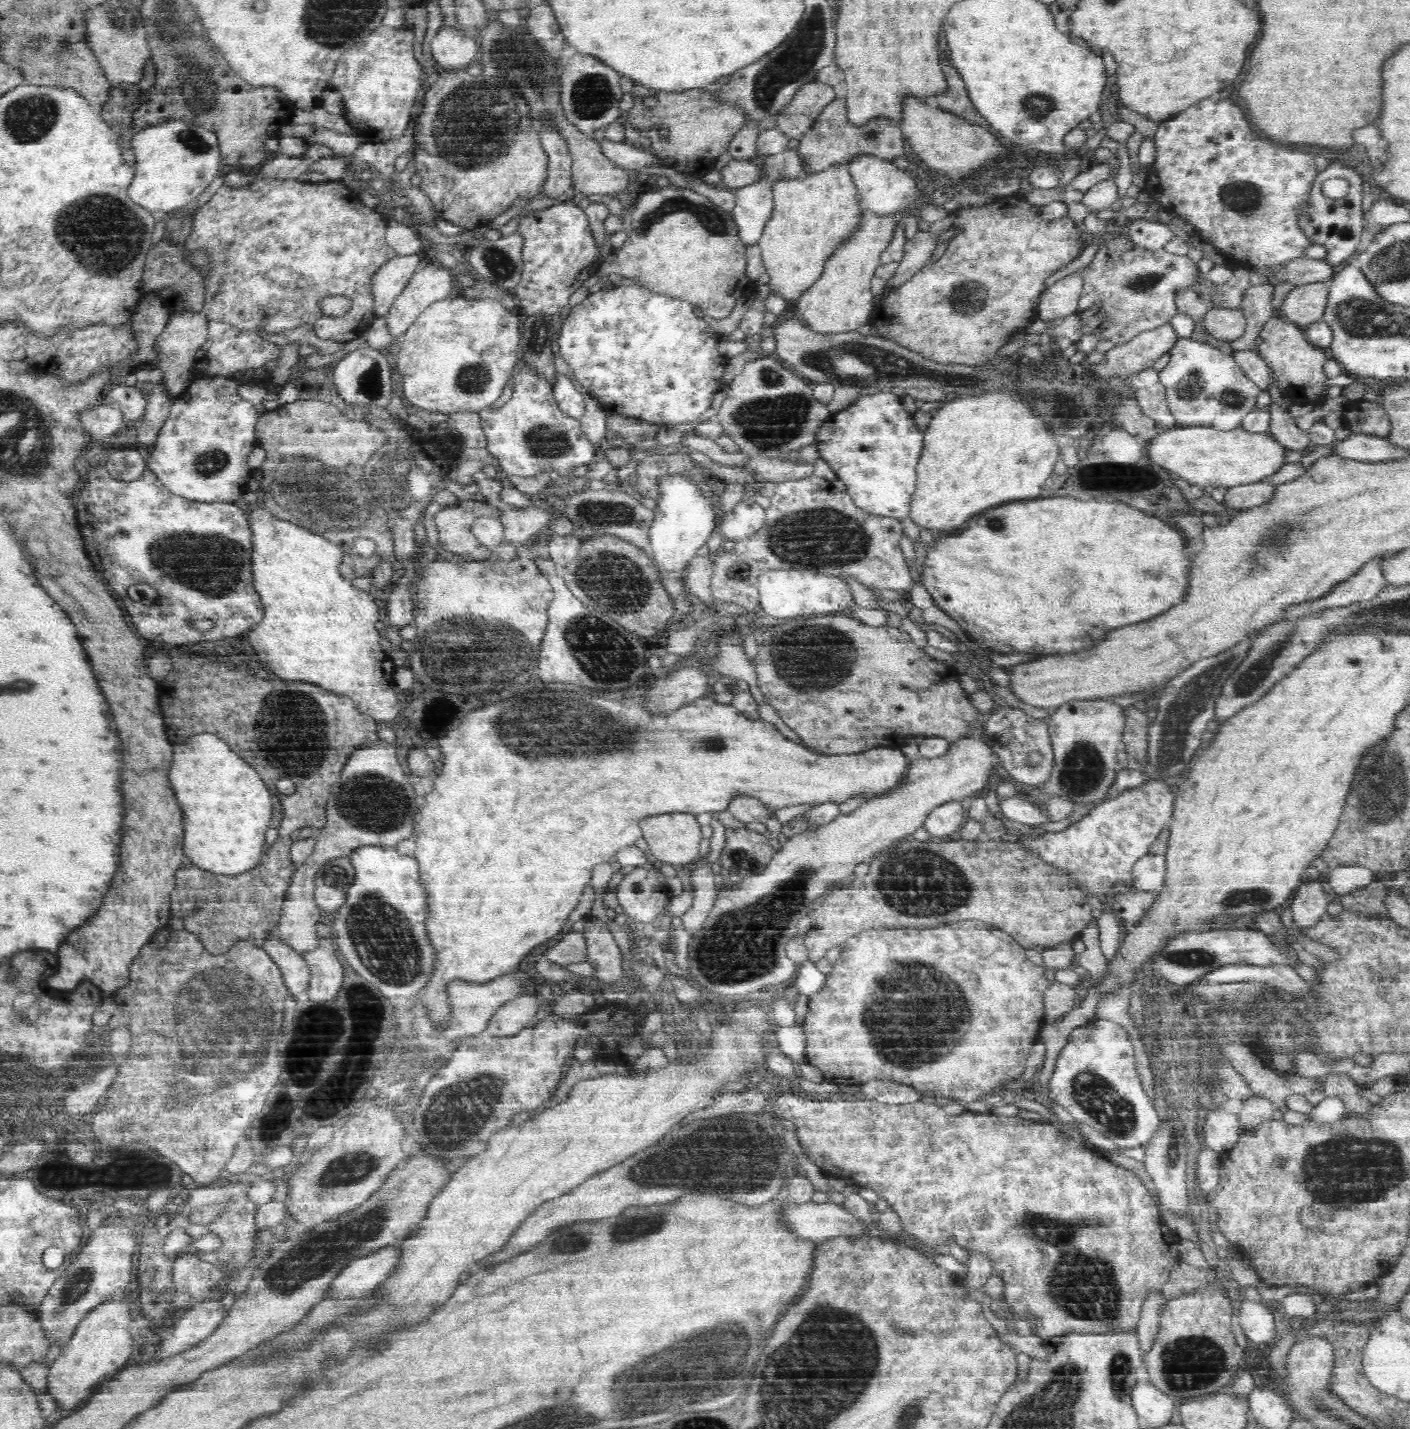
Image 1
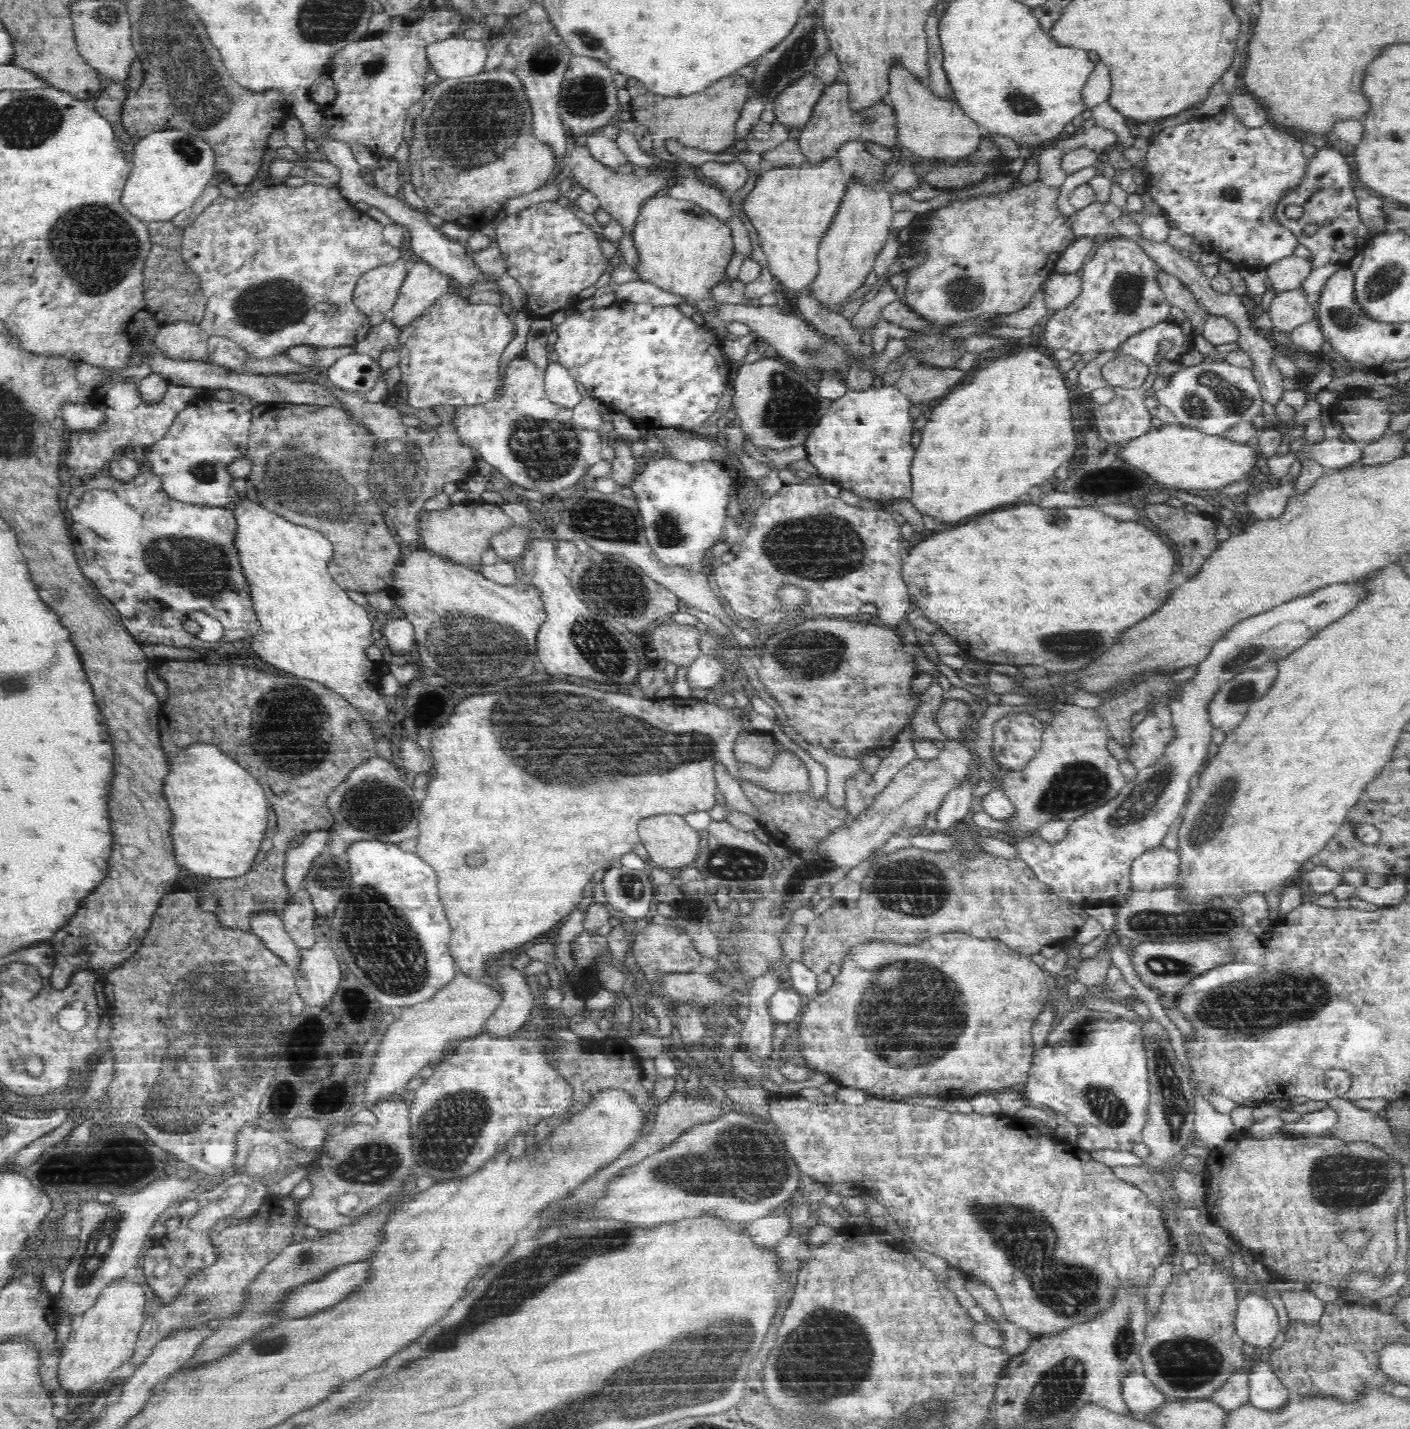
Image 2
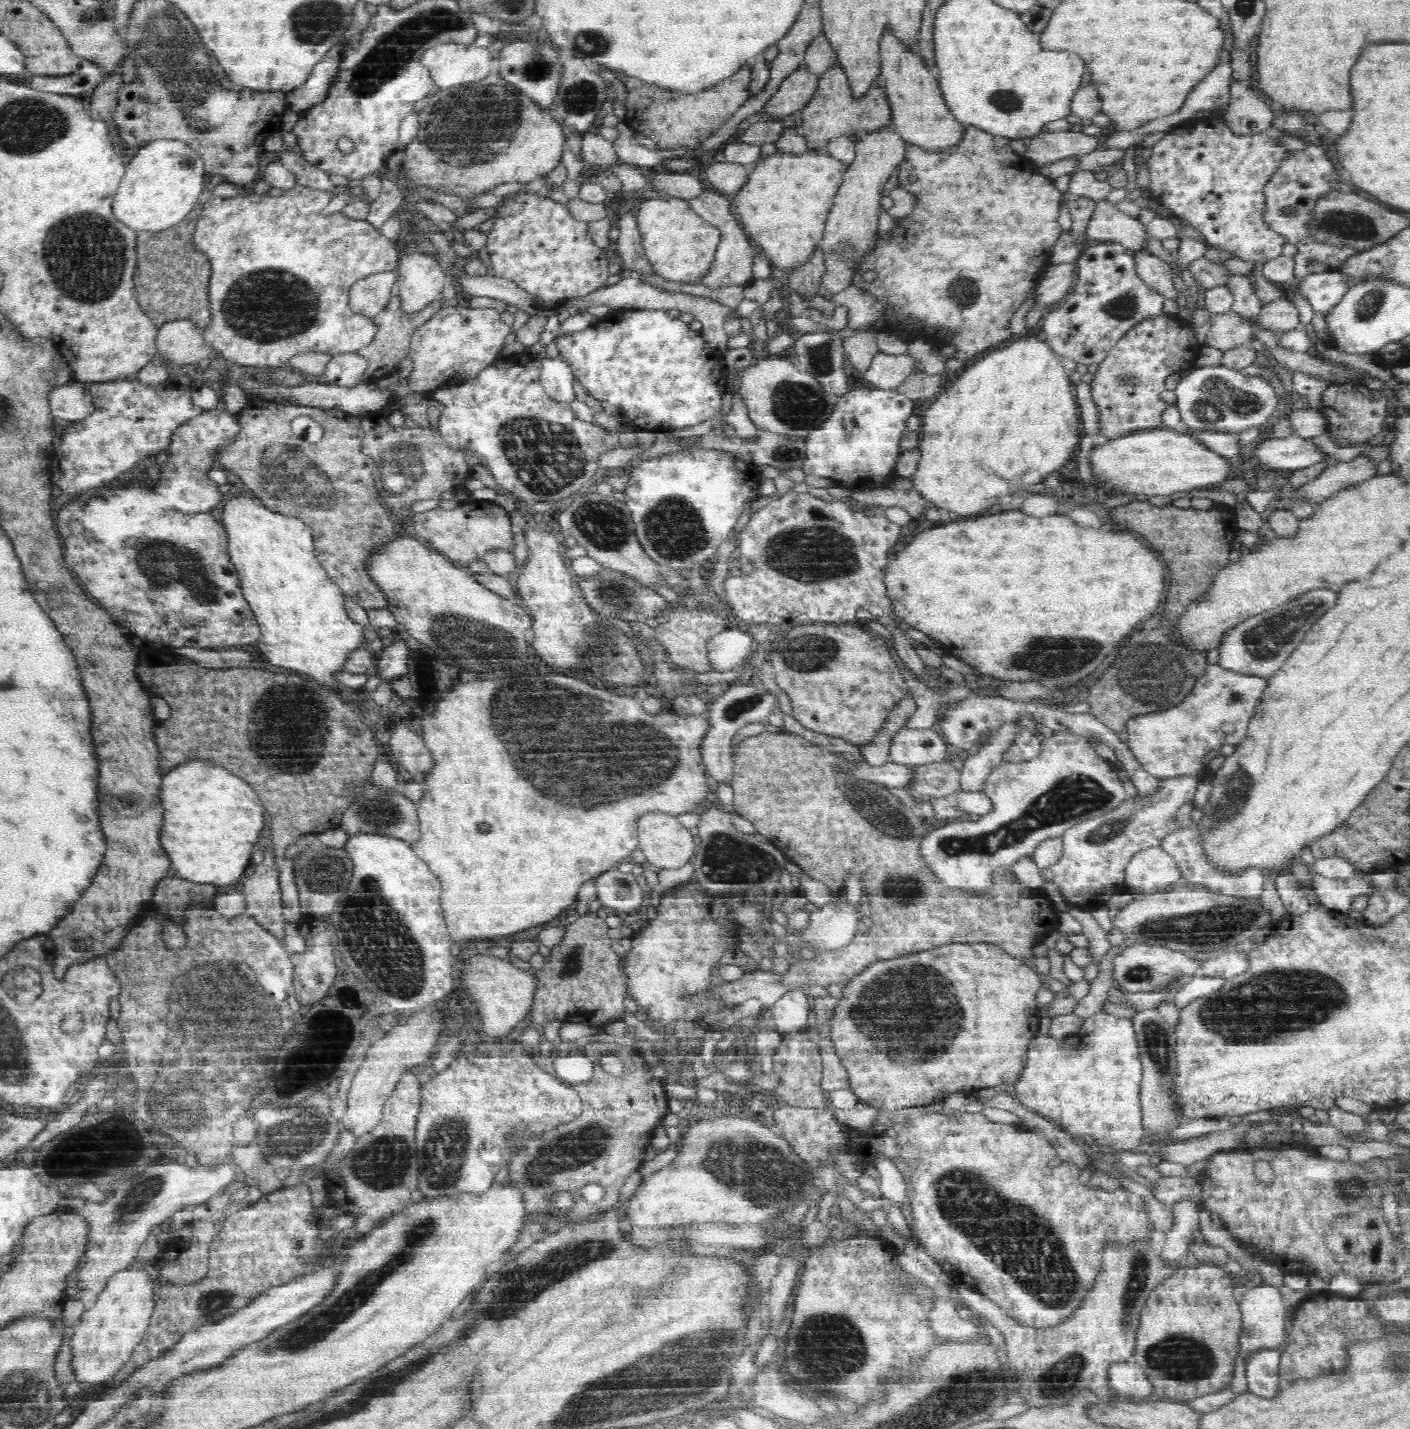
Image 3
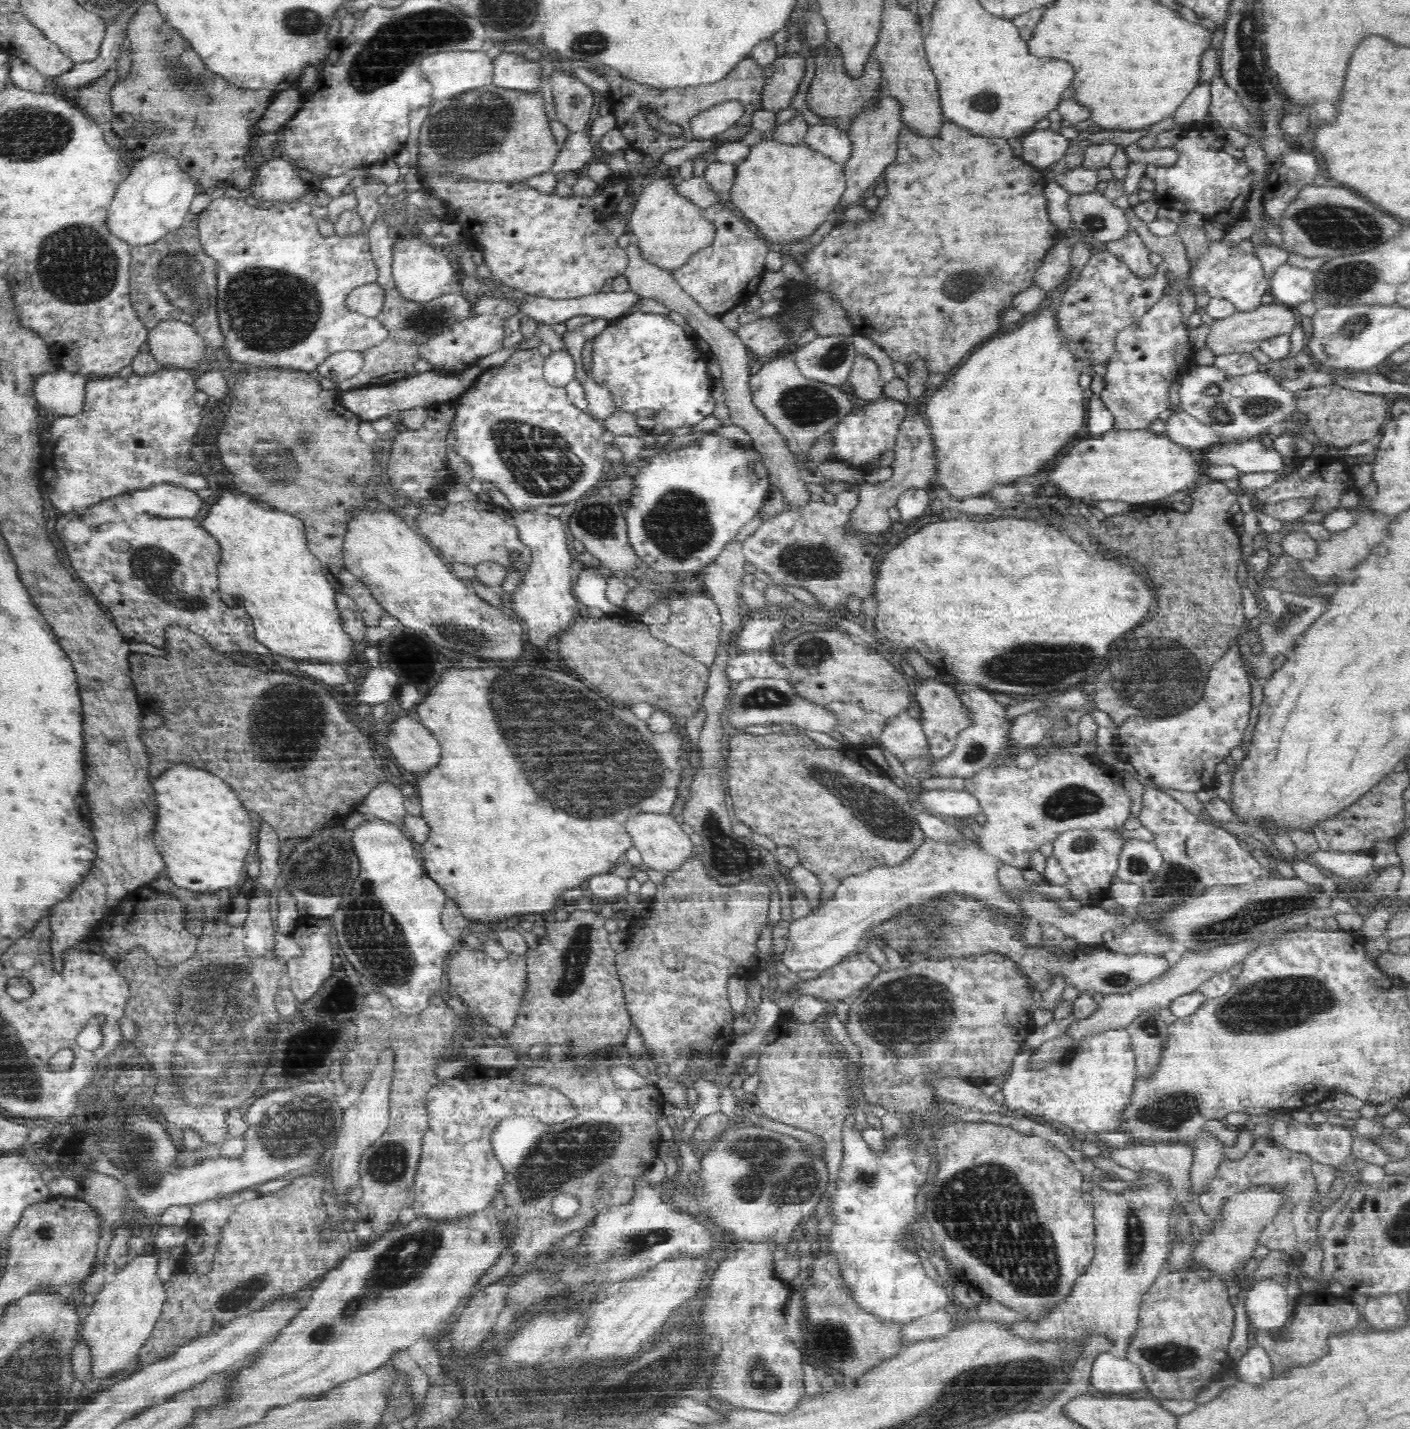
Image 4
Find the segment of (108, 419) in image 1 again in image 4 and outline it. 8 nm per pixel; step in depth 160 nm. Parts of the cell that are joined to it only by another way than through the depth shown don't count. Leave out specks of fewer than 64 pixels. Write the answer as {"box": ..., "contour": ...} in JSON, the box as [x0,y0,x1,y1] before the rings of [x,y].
{"box":[34,371,87,417],"contour":[[[66,371],[46,373],[34,384],[39,404],[59,417],[80,414],[85,407],[87,381],[85,376]]]}

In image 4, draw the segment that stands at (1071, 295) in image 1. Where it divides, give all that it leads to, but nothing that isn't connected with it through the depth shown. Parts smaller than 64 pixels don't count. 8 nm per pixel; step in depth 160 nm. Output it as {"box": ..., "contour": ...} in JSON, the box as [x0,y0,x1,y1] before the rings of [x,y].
{"box":[1033,241,1072,292],"contour":[[[1061,241],[1056,248],[1048,252],[1048,255],[1039,262],[1039,269],[1033,280],[1044,290],[1052,292],[1058,286],[1062,286],[1072,272],[1070,248]]]}

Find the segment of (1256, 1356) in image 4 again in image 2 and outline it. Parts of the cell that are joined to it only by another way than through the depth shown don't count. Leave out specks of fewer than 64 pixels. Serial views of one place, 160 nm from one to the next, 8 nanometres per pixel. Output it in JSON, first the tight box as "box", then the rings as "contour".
{"box":[1248,1362,1304,1412],"contour":[[[1261,1362],[1249,1370],[1248,1403],[1258,1410],[1280,1412],[1292,1400],[1304,1402],[1304,1397],[1290,1394],[1274,1374],[1268,1362]]]}

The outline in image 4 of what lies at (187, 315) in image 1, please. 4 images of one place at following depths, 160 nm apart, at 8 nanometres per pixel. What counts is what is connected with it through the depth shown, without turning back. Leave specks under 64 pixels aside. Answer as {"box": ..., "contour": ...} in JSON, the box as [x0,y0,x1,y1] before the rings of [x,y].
{"box":[149,320,209,369],"contour":[[[167,320],[149,332],[149,352],[162,365],[192,369],[206,356],[209,342],[194,326],[180,320]]]}

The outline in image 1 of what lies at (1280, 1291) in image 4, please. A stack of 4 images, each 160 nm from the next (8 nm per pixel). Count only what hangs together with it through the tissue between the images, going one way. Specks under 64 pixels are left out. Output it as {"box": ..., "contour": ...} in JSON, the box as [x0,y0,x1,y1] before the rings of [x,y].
{"box":[1238,1299,1276,1344],"contour":[[[1245,1299],[1239,1308],[1238,1322],[1252,1342],[1269,1344],[1276,1334],[1275,1317],[1268,1307]]]}

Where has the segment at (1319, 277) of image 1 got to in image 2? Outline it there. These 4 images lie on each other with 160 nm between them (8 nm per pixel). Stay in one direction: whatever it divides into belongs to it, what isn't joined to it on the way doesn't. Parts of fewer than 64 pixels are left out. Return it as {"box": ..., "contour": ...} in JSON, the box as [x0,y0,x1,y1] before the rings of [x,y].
{"box":[1264,256,1312,293],"contour":[[[1290,256],[1264,267],[1272,288],[1279,293],[1300,288],[1312,272],[1312,261],[1298,256]]]}

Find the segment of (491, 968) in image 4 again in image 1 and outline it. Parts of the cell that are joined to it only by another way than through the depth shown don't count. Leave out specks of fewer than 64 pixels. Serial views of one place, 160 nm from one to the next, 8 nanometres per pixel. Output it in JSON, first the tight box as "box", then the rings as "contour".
{"box":[484,994,538,1039],"contour":[[[524,994],[503,1004],[493,1015],[484,1030],[484,1035],[492,1039],[505,1039],[516,1036],[532,1025],[531,1019],[538,1010],[536,997]]]}

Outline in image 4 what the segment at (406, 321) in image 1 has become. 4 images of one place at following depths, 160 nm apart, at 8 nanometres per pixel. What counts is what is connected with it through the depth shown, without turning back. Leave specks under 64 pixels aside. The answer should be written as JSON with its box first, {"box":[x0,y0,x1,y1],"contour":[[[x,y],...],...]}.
{"box":[393,234,459,303],"contour":[[[419,234],[411,240],[404,240],[399,235],[393,252],[393,279],[405,299],[417,303],[428,302],[446,294],[444,286],[458,279],[459,274],[450,265],[446,251],[431,246]]]}

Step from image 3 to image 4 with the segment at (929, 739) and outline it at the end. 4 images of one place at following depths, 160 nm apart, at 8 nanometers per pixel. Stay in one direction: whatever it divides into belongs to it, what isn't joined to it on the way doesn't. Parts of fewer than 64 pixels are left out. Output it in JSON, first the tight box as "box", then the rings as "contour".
{"box":[878,712,934,764],"contour":[[[905,712],[886,724],[878,740],[902,764],[907,760],[934,760],[924,726],[920,720],[910,718]]]}

